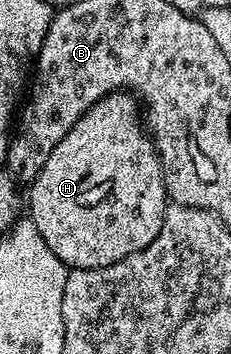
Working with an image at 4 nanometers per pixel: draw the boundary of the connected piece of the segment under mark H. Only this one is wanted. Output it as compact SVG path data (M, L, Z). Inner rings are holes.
M122 89L111 90L92 109L88 109L64 133L60 145L48 153L44 169L40 169L33 183L29 184L28 211L29 222L36 225L38 238L44 241L56 257L70 269L79 267L85 271L116 265L140 249L148 249L164 225L168 200L166 186L162 176L162 162L158 160L158 151L154 140L150 138L143 116L140 114L140 103L133 94Z

